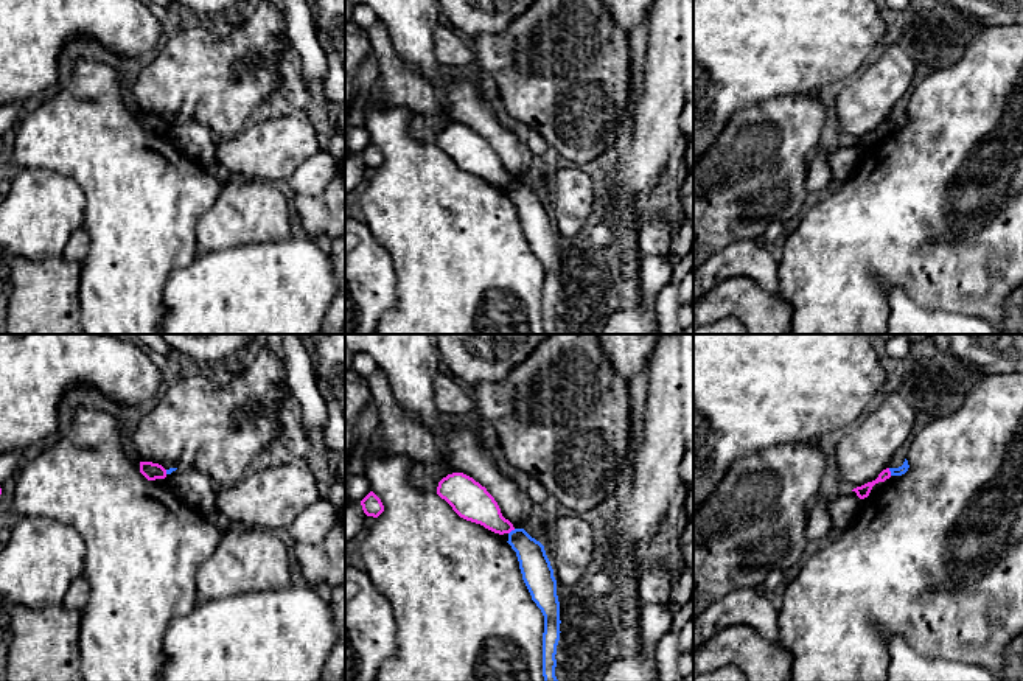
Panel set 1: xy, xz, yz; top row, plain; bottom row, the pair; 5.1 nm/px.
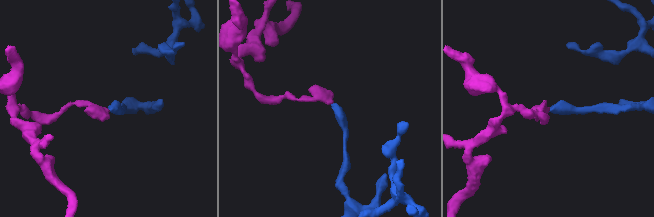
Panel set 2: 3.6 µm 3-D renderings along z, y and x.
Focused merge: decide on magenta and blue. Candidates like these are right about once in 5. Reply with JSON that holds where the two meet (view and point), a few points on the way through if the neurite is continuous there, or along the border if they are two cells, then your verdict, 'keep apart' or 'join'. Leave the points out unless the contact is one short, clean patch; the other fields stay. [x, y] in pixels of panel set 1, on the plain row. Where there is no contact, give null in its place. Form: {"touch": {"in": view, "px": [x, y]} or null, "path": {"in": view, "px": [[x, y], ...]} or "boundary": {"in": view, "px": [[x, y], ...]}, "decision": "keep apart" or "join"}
{"touch": {"in": "yz", "px": [890, 123]}, "boundary": {"in": "yz", "px": [[888, 120], [891, 126]]}, "decision": "keep apart"}

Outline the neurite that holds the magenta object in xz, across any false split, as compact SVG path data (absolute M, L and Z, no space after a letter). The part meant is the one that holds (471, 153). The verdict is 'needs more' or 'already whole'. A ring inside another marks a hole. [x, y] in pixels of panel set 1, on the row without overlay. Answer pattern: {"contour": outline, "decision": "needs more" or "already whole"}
{"contour": "M452 124L438 134L437 146L445 151L463 171L484 177L485 180L504 187L515 182L505 171L494 149L463 124Z", "decision": "already whole"}

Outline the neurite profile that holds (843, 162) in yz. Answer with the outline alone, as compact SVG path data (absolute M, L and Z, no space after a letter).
M846 141L841 148L830 151L829 166L832 180L844 183L858 169L861 152L855 143Z

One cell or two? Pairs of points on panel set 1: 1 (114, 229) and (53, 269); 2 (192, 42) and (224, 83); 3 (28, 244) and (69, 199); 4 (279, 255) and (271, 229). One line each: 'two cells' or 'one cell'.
1: two cells
2: one cell
3: one cell
4: two cells

